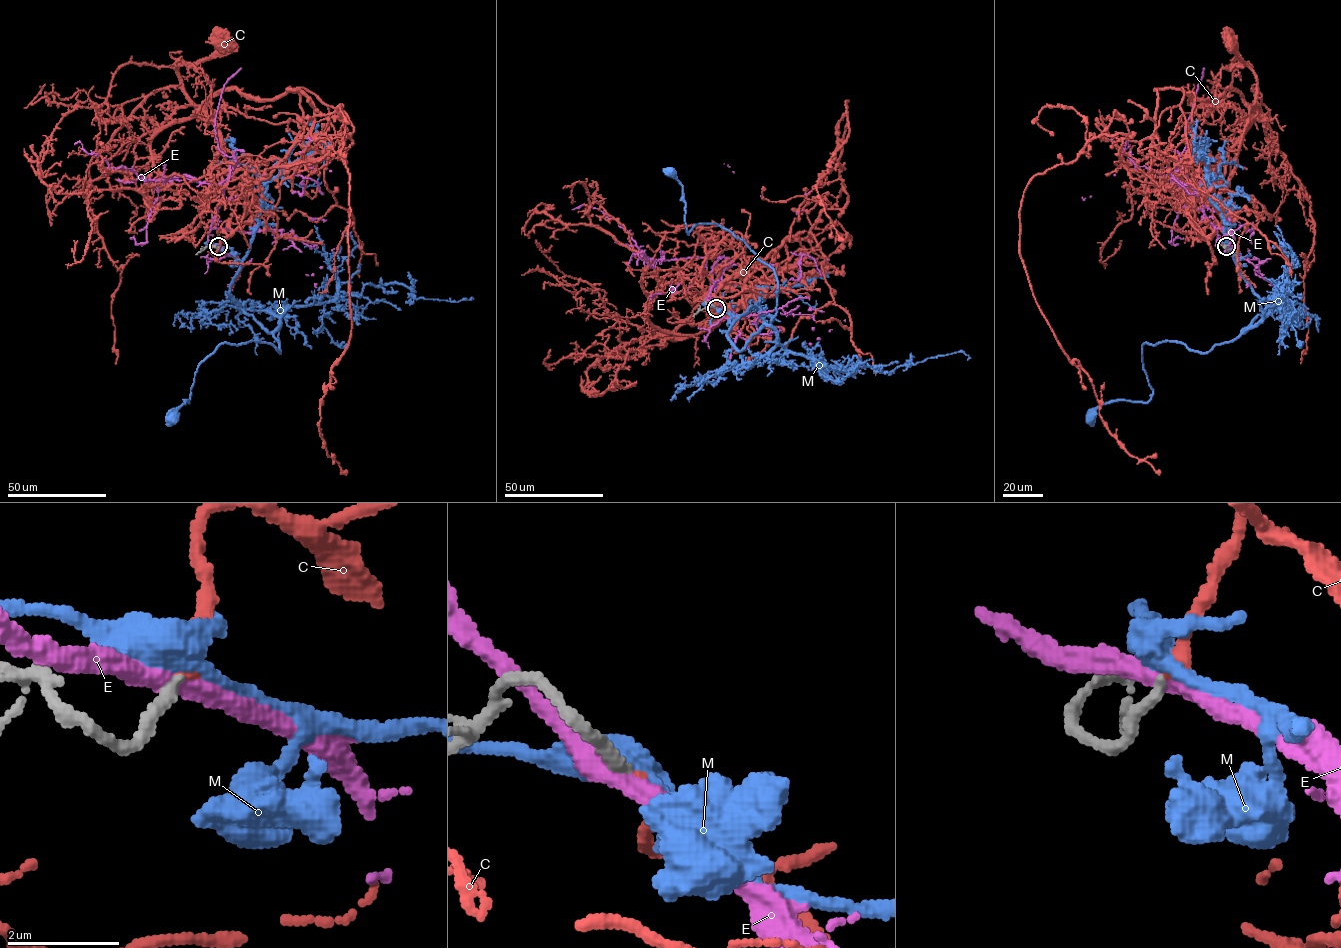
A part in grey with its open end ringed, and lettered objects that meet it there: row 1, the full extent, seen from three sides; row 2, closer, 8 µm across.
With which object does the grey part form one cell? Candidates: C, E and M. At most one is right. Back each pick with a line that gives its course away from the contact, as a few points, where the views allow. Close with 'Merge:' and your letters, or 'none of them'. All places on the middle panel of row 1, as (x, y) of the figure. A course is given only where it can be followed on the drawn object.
C: it runs (716, 308), (706, 295), (707, 314), (717, 322), (693, 336), (675, 333), (680, 326), (696, 325), (718, 312)
Merge: C

